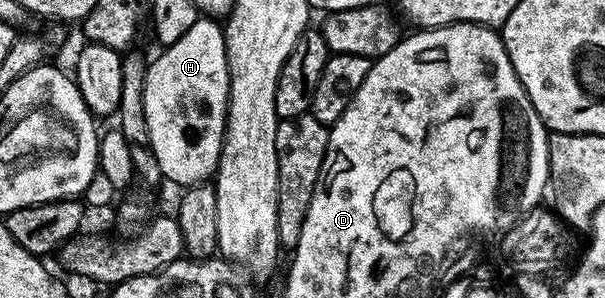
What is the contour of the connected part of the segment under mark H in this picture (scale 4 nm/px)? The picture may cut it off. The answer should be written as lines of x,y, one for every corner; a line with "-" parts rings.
195,19
192,27
176,39
176,43
165,46
155,61
151,60
146,67
146,82
144,83
144,119
148,119
148,135
152,139
152,151
156,155
156,163
160,163
160,171
167,182
175,181
181,187
189,187
206,183
215,176
218,160
222,154
222,139
226,136
226,107
230,104
230,72
226,62
226,34
223,26
214,19

